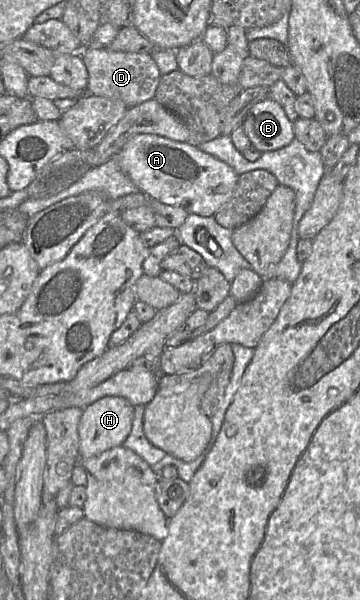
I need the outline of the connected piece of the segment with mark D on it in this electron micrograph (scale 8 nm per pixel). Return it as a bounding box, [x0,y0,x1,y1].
[80,47,161,108]

